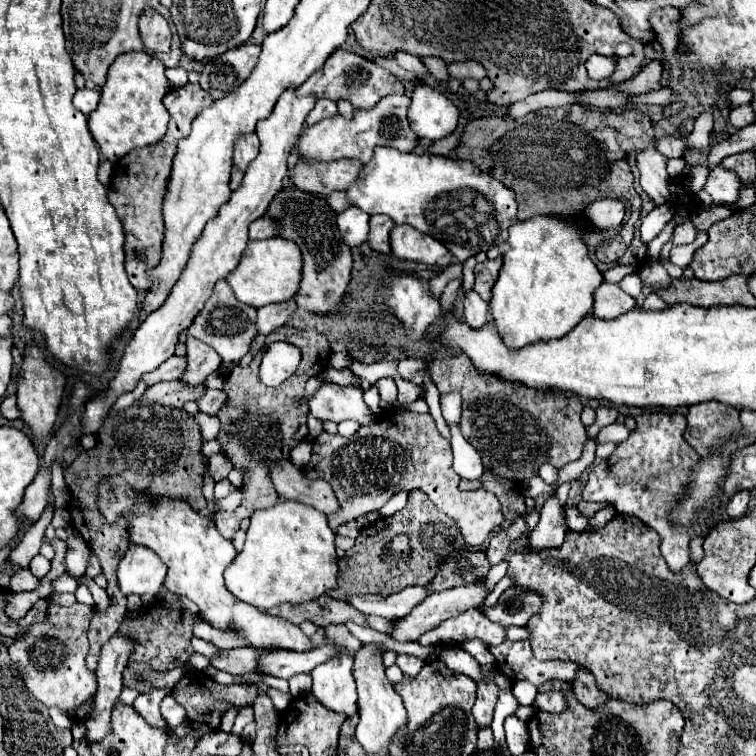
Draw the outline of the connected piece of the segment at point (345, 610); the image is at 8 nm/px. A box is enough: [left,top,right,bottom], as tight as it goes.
[266,594,366,626]

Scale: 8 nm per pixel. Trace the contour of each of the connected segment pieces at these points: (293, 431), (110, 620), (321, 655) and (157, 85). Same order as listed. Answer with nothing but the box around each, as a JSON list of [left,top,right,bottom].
[[214,330,330,540],[86,582,126,672],[260,644,336,680],[88,52,170,162]]

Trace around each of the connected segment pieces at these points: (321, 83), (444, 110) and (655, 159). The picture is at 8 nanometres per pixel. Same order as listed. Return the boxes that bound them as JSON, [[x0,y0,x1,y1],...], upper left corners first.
[[300,50,404,110],[408,84,458,140],[638,144,672,206]]

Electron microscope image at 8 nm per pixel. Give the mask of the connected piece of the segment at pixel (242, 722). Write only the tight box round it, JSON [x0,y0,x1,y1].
[232,706,254,734]

